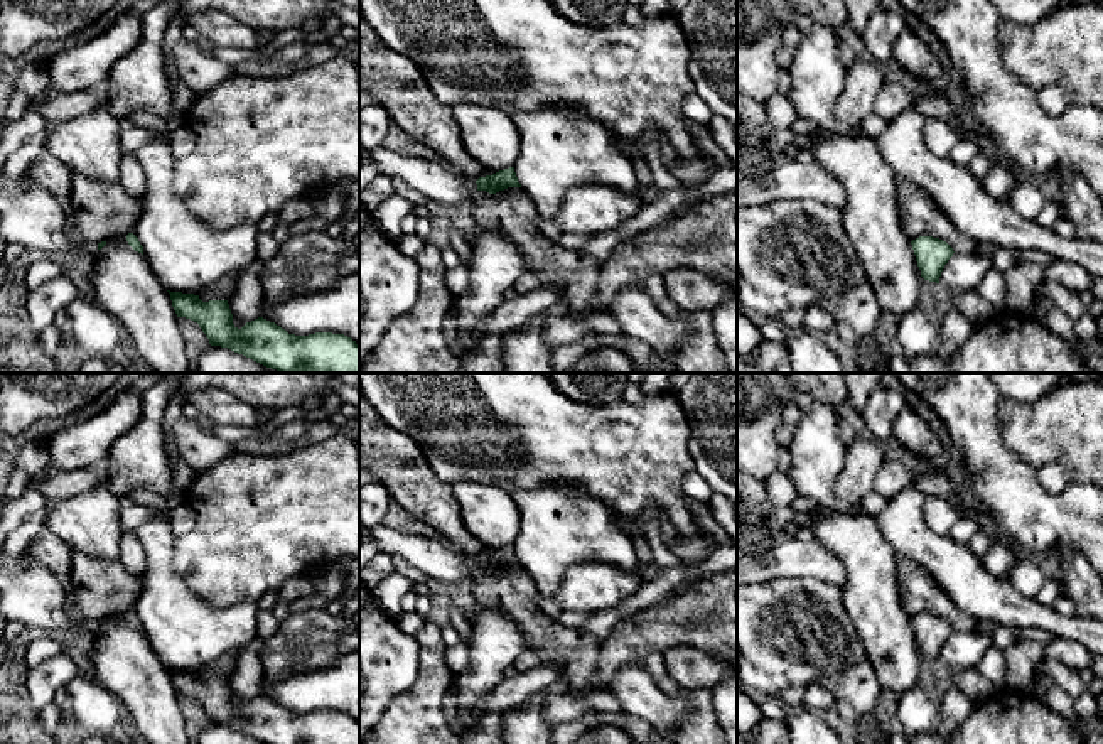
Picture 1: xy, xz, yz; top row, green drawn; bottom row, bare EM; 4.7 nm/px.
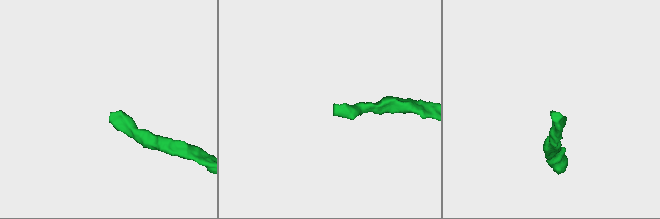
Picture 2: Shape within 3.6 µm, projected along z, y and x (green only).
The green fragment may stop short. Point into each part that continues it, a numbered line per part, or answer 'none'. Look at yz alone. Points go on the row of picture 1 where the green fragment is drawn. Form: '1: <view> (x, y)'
none

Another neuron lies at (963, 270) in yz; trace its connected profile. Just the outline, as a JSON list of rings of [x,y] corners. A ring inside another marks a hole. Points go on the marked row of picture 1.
[[[978,251],[953,253],[941,272],[939,283],[944,294],[953,290],[977,290],[990,268],[990,261]]]

